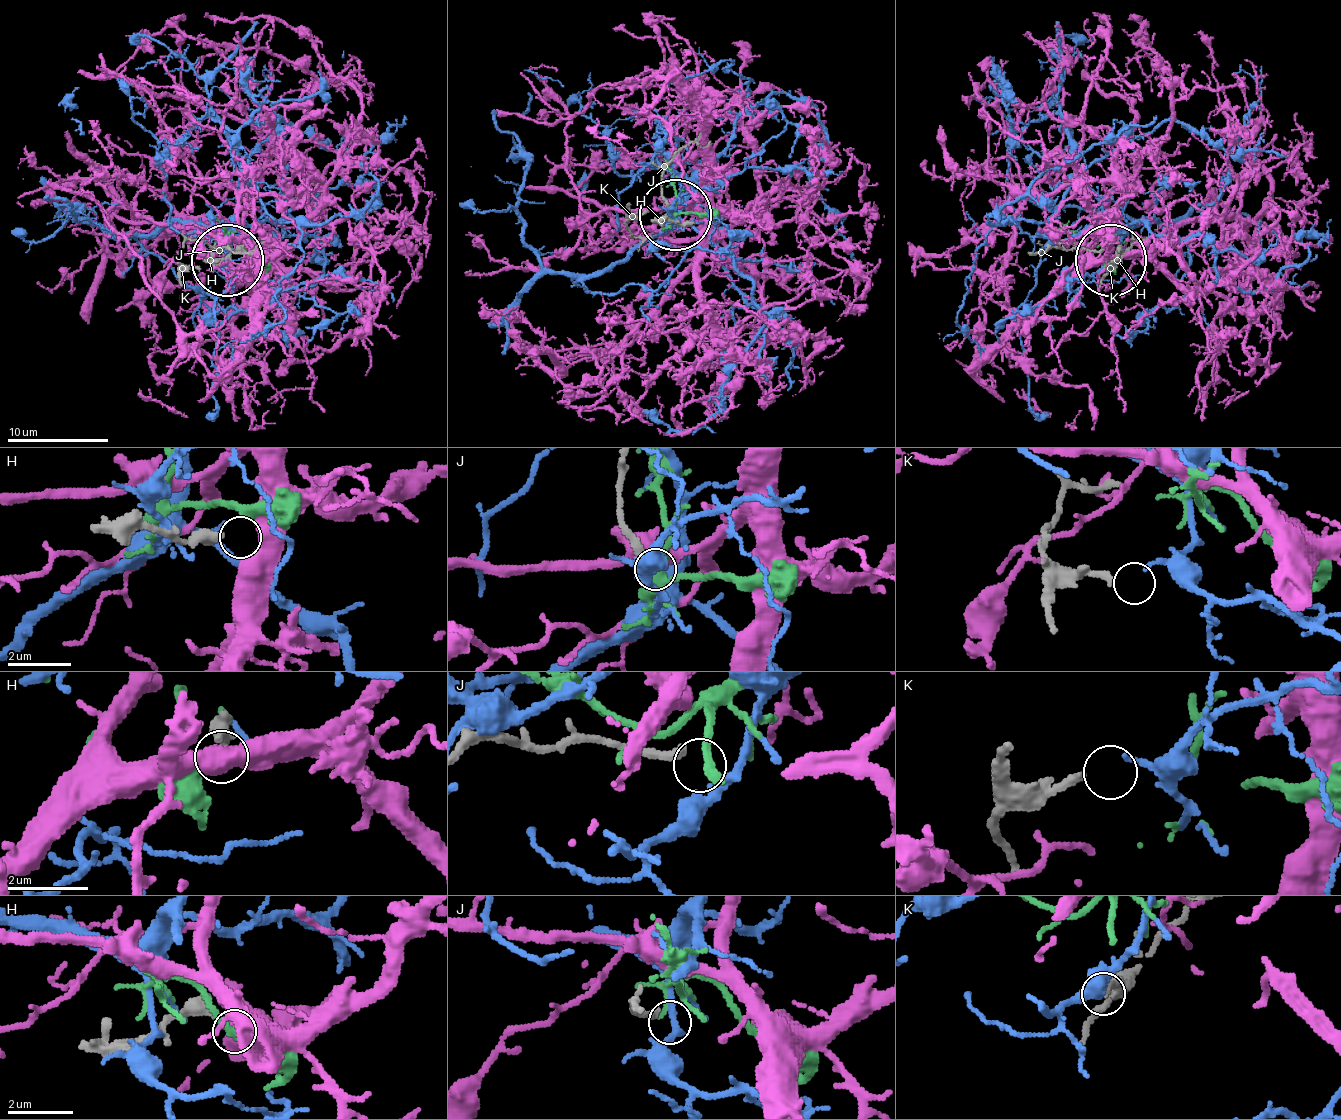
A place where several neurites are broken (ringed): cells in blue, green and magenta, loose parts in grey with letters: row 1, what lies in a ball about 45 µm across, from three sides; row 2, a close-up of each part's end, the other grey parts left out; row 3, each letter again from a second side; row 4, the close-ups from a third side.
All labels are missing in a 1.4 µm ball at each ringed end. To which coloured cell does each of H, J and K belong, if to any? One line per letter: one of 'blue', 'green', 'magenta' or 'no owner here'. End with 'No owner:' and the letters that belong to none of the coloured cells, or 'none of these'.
H: magenta
J: no owner here
K: no owner here
No owner: J, K

